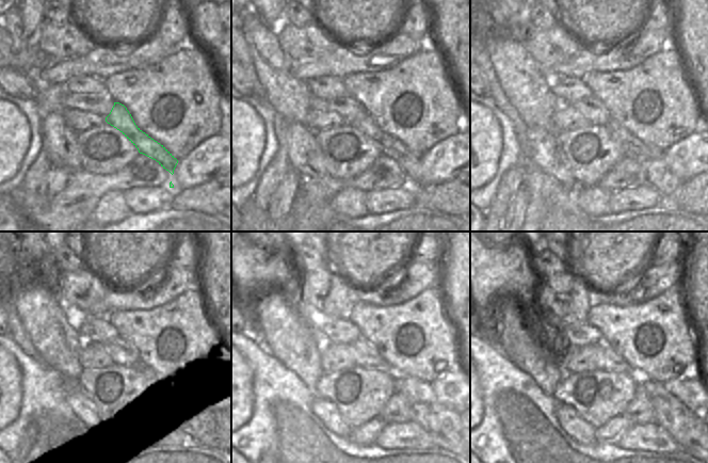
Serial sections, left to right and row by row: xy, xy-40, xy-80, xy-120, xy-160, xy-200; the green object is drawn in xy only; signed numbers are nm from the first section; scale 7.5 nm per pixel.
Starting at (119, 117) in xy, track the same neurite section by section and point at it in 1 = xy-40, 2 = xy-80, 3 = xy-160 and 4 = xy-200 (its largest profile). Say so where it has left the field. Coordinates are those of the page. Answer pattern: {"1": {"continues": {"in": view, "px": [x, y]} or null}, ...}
{"1": {"continues": {"in": "xy-40", "px": [389, 146]}}, "2": {"continues": {"in": "xy-80", "px": [658, 175]}}, "3": {"continues": {"in": "xy-160", "px": [423, 413]}}, "4": {"continues": {"in": "xy-200", "px": [662, 411]}}}

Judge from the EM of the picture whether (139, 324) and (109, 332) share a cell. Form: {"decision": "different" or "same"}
{"decision": "different"}

